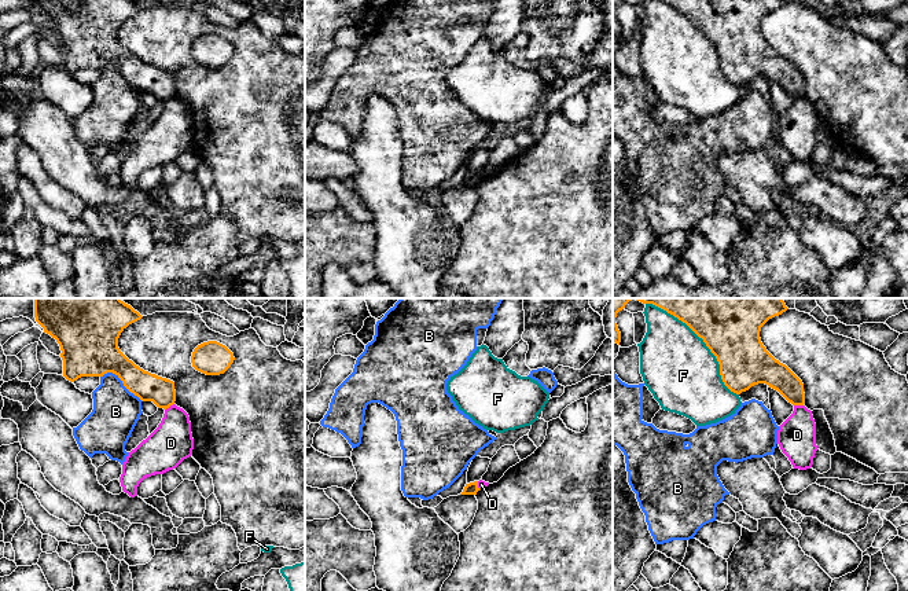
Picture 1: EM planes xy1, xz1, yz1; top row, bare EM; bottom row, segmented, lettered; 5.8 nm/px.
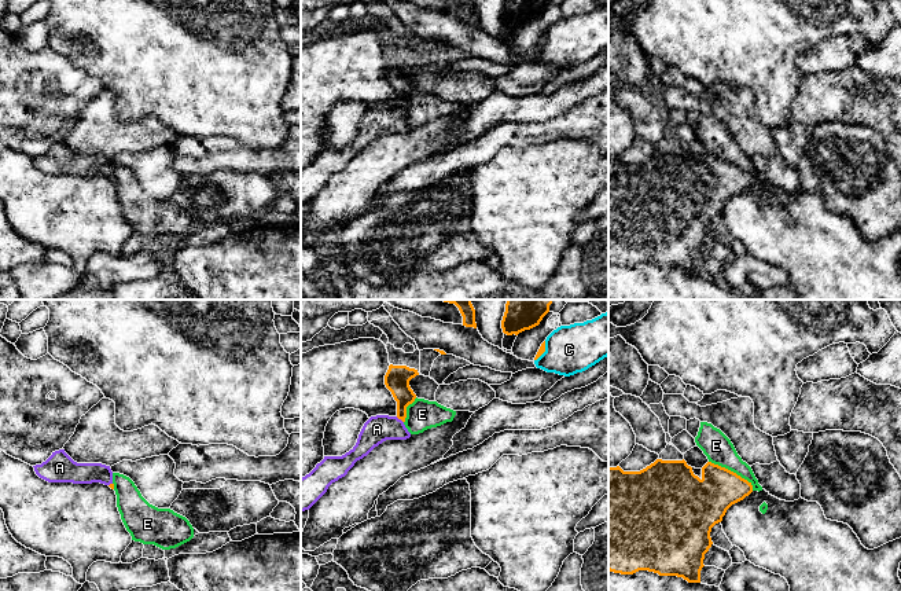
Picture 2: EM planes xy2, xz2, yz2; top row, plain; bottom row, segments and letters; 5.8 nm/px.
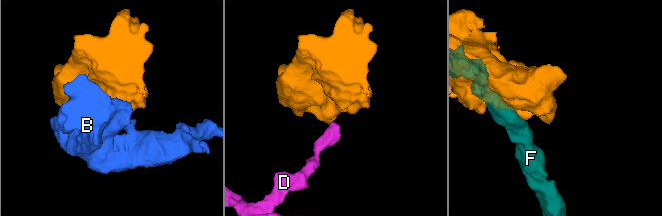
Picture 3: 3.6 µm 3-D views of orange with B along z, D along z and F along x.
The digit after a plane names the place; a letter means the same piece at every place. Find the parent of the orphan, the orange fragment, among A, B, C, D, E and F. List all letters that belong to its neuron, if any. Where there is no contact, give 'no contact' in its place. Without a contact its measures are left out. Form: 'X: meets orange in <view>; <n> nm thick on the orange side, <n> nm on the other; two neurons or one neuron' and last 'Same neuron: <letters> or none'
A: meets orange in xz2; 150 nm thick on the orange side, 160 nm on the other; one neuron
B: meets orange in xy1; 300 nm thick on the orange side, 280 nm on the other; two neurons
C: meets orange in xz2; 40 nm thick on the orange side, 280 nm on the other; two neurons
D: meets orange in xy1; 170 nm thick on the orange side, 240 nm on the other; two neurons
E: meets orange in yz2; 280 nm thick on the orange side, 170 nm on the other; two neurons
F: meets orange in yz1; 320 nm thick on the orange side, 420 nm on the other; two neurons
Same neuron: A

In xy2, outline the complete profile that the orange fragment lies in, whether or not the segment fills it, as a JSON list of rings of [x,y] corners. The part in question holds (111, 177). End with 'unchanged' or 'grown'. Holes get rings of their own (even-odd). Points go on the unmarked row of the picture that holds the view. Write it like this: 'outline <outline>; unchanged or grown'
outline [[[65,142],[52,144],[45,154],[33,159],[36,166],[48,175],[100,175],[114,181],[110,158],[102,155],[77,155]]]; grown

